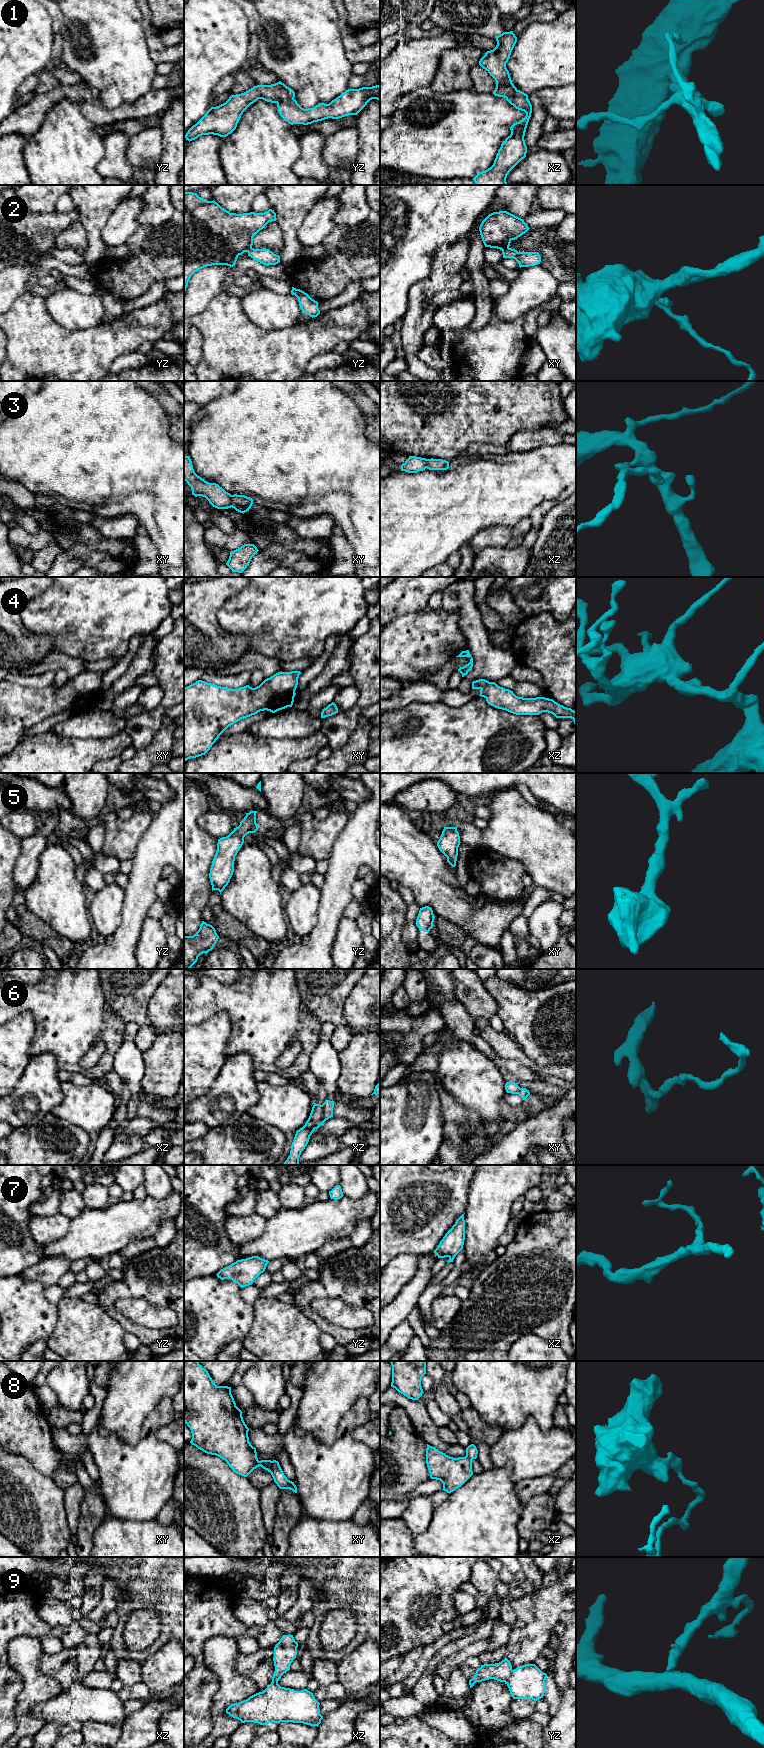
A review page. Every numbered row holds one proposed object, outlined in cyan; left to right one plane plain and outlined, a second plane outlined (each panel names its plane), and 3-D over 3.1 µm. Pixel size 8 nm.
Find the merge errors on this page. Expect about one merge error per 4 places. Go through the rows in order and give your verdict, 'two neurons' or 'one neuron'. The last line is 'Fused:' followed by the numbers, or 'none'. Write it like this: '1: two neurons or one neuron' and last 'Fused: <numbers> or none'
1: one neuron
2: two neurons
3: two neurons
4: one neuron
5: one neuron
6: two neurons
7: one neuron
8: two neurons
9: one neuron
Fused: 2, 3, 6, 8

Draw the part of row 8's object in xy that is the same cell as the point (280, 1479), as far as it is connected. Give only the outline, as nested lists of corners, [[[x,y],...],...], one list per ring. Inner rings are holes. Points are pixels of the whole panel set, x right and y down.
[[[276,1460],[272,1461],[271,1475],[274,1479],[274,1482],[280,1489],[290,1489],[293,1492],[297,1493],[296,1485],[294,1482],[287,1479],[279,1465],[279,1462]]]

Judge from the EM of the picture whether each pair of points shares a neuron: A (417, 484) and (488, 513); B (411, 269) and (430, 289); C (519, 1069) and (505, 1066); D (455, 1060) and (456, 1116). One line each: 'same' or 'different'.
A: same
B: different
C: same
D: different

